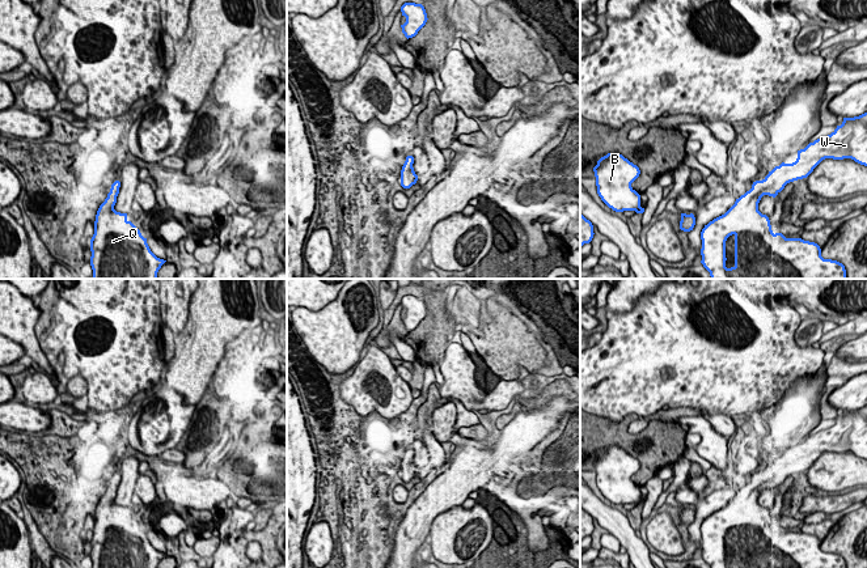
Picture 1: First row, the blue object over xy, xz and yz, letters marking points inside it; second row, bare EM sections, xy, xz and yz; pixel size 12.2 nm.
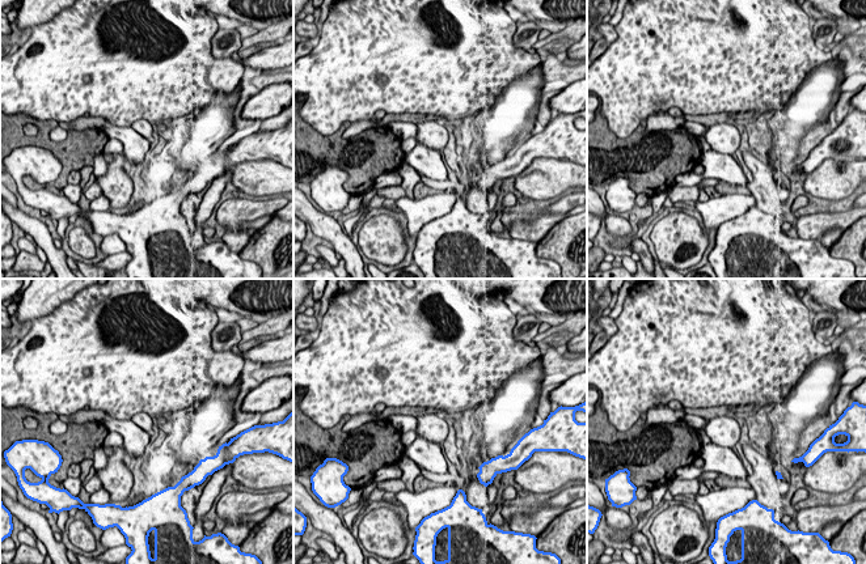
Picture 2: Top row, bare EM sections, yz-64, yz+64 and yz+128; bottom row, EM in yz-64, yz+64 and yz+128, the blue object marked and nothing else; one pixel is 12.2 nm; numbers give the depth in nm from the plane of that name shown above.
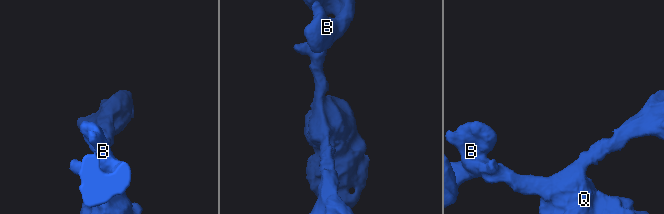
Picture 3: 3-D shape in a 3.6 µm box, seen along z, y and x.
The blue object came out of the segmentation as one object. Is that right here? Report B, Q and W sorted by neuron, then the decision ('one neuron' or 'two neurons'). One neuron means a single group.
groups B Q W; one neuron

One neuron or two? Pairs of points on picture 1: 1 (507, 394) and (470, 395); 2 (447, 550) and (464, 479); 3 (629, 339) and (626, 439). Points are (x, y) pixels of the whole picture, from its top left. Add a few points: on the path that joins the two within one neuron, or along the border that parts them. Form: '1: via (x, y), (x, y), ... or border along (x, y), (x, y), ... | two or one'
1: via (498, 397), (479, 397) | one
2: border along (461, 504), (443, 511), (431, 524) | two
3: border along (639, 416), (627, 414), (613, 424) | two

